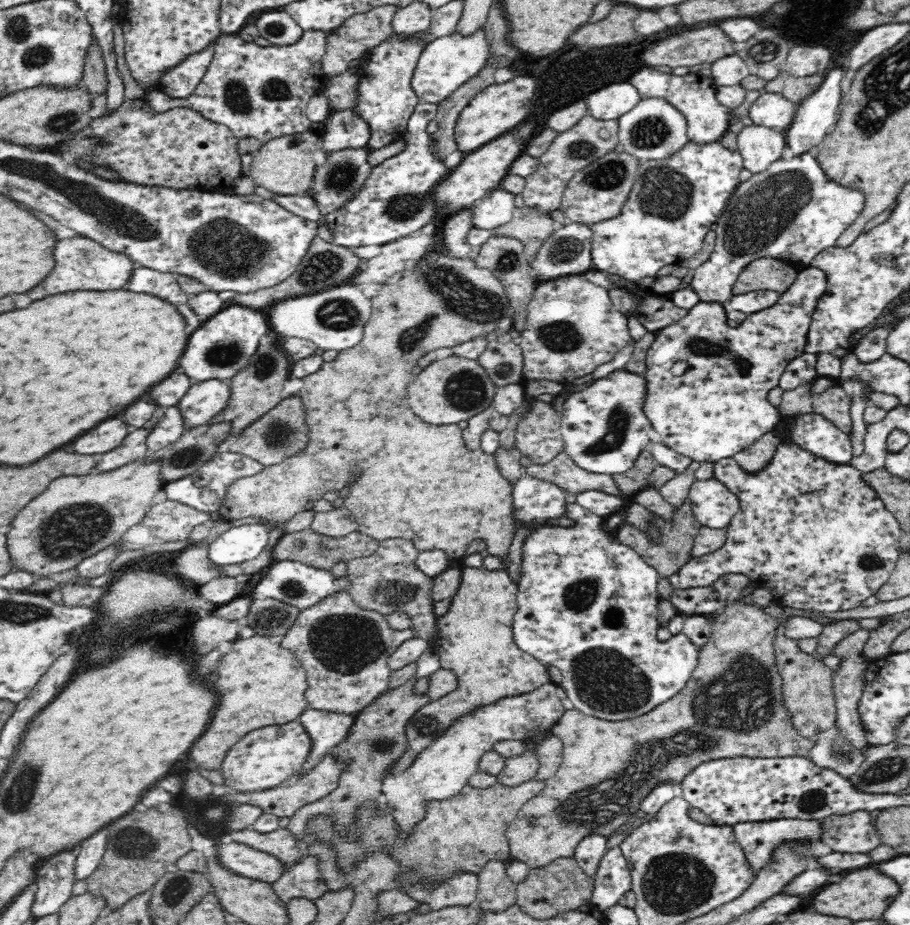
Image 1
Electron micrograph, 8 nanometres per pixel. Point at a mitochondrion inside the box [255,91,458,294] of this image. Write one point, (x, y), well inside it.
(320, 269)

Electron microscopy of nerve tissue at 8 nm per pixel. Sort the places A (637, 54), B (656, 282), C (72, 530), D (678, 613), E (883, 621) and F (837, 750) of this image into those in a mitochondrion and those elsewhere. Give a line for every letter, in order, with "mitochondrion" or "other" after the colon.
A: other
B: other
C: mitochondrion
D: other
E: other
F: mitochondrion

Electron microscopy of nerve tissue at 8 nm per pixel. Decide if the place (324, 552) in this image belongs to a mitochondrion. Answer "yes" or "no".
yes

